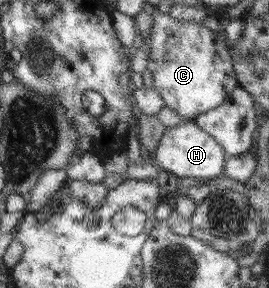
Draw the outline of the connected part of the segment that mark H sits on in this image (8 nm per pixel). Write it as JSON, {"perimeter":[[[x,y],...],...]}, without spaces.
{"perimeter":[[[191,121],[173,128],[166,128],[151,155],[163,171],[168,170],[178,178],[191,176],[197,180],[221,177],[227,156],[223,147],[212,136],[201,130],[197,123]]]}

